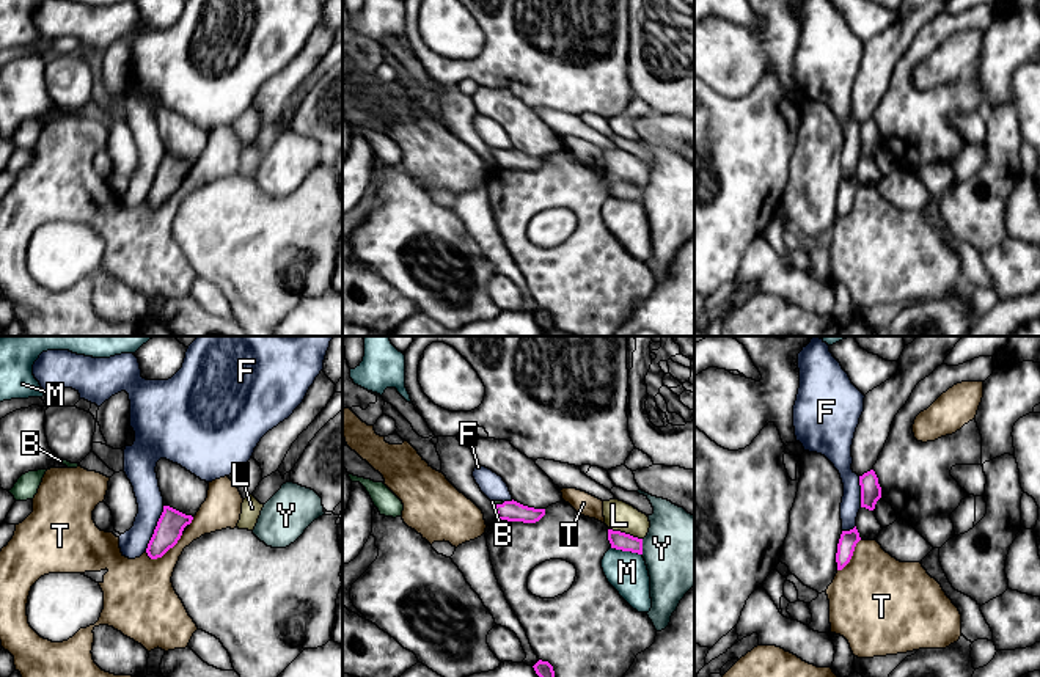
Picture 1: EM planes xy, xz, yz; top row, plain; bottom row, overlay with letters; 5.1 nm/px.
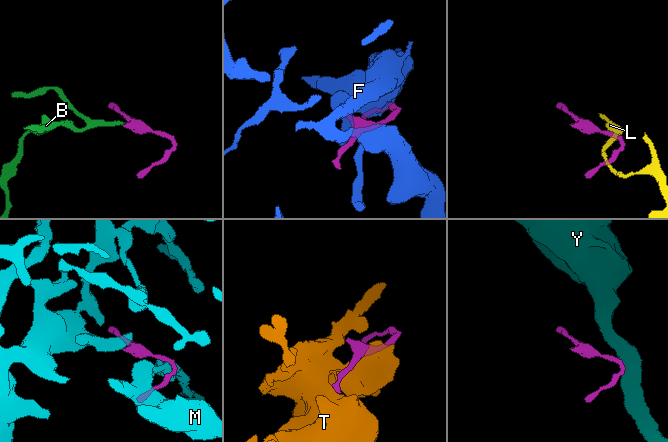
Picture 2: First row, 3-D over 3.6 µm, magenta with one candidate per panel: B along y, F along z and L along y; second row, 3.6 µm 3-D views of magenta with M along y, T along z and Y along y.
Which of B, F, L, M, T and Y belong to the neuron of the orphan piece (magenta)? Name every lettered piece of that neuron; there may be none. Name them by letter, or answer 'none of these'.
B

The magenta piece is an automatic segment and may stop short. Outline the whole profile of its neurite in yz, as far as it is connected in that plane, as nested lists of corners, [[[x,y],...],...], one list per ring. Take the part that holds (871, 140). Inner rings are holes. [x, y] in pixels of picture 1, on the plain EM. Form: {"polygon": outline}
{"polygon": [[[873,118],[859,124],[861,134],[861,156],[869,159],[875,157],[877,149],[881,146],[881,135]]]}

